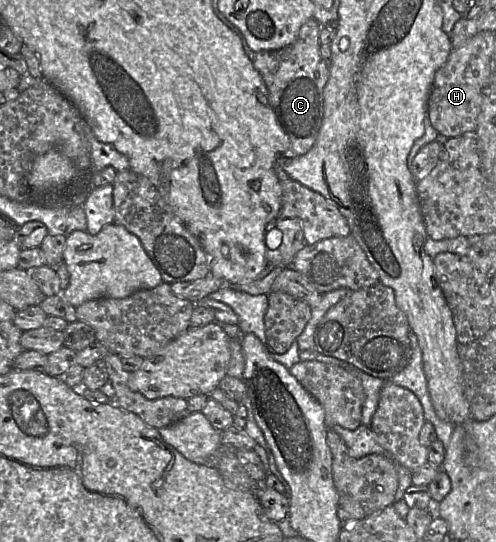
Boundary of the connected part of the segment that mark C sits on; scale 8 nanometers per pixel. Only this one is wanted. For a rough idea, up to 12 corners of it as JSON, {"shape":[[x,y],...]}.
{"shape":[[321,24],[255,54],[279,126],[282,157],[307,153],[324,115],[329,64]]}

